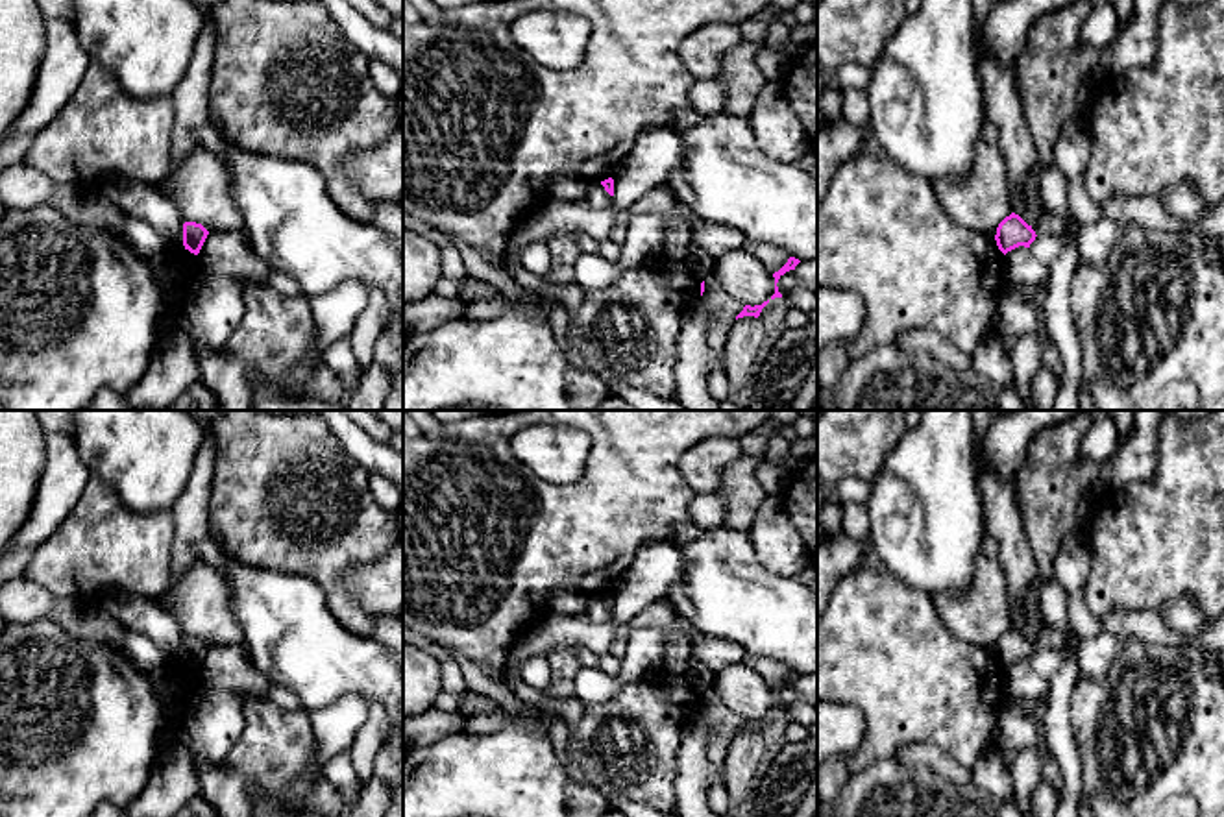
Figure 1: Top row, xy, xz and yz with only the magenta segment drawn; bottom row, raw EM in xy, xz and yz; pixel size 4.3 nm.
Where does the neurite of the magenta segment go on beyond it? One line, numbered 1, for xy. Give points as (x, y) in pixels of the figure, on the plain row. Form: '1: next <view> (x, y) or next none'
1: next none

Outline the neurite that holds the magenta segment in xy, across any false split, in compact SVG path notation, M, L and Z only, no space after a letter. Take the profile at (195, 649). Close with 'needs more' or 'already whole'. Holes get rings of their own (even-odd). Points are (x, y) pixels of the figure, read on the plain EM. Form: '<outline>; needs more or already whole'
M185 636L183 638L183 660L185 660L185 664L198 669L207 649L209 649L209 645L202 638Z; already whole

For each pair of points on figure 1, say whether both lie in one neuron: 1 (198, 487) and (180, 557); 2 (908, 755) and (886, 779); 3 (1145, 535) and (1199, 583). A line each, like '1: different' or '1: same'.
1: same
2: different
3: same

